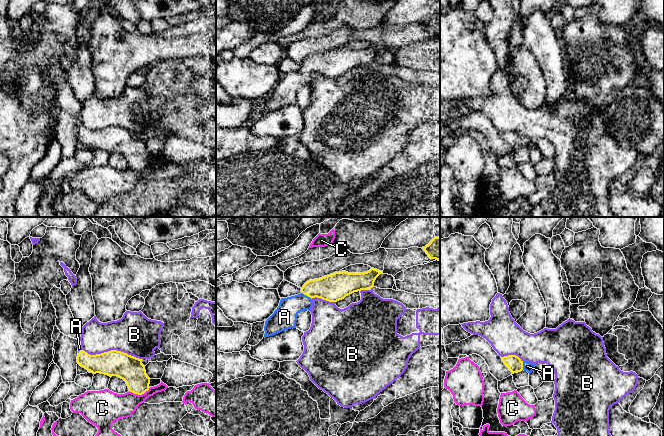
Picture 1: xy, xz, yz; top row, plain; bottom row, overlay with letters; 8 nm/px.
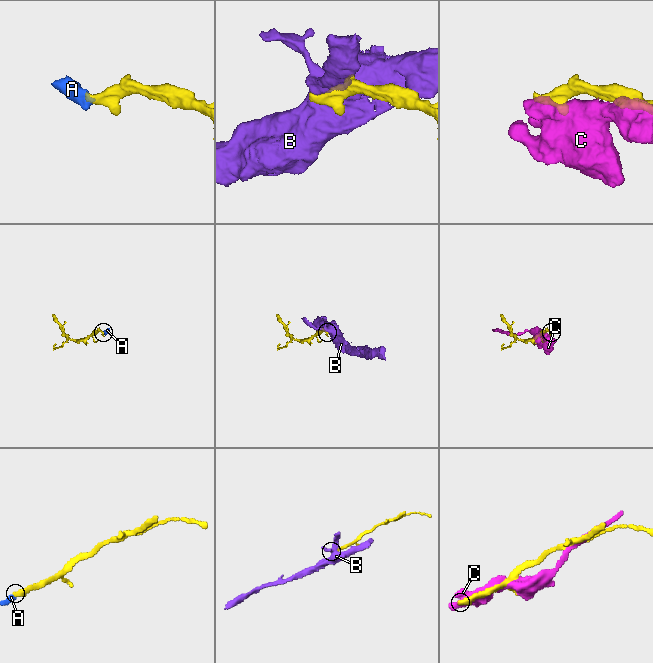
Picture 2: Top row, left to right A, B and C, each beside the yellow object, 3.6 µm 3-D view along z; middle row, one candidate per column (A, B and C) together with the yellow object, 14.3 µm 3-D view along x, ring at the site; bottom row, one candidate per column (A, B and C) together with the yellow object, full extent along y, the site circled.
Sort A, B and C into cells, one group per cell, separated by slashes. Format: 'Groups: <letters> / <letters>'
Groups: A / B / C

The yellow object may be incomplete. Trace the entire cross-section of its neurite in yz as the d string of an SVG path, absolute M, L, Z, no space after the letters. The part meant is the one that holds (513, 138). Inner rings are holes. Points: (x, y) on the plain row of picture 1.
M516 131L504 132L502 133L502 137L509 144L512 150L521 148L522 146L527 147L530 150L535 145L535 140L522 137Z

